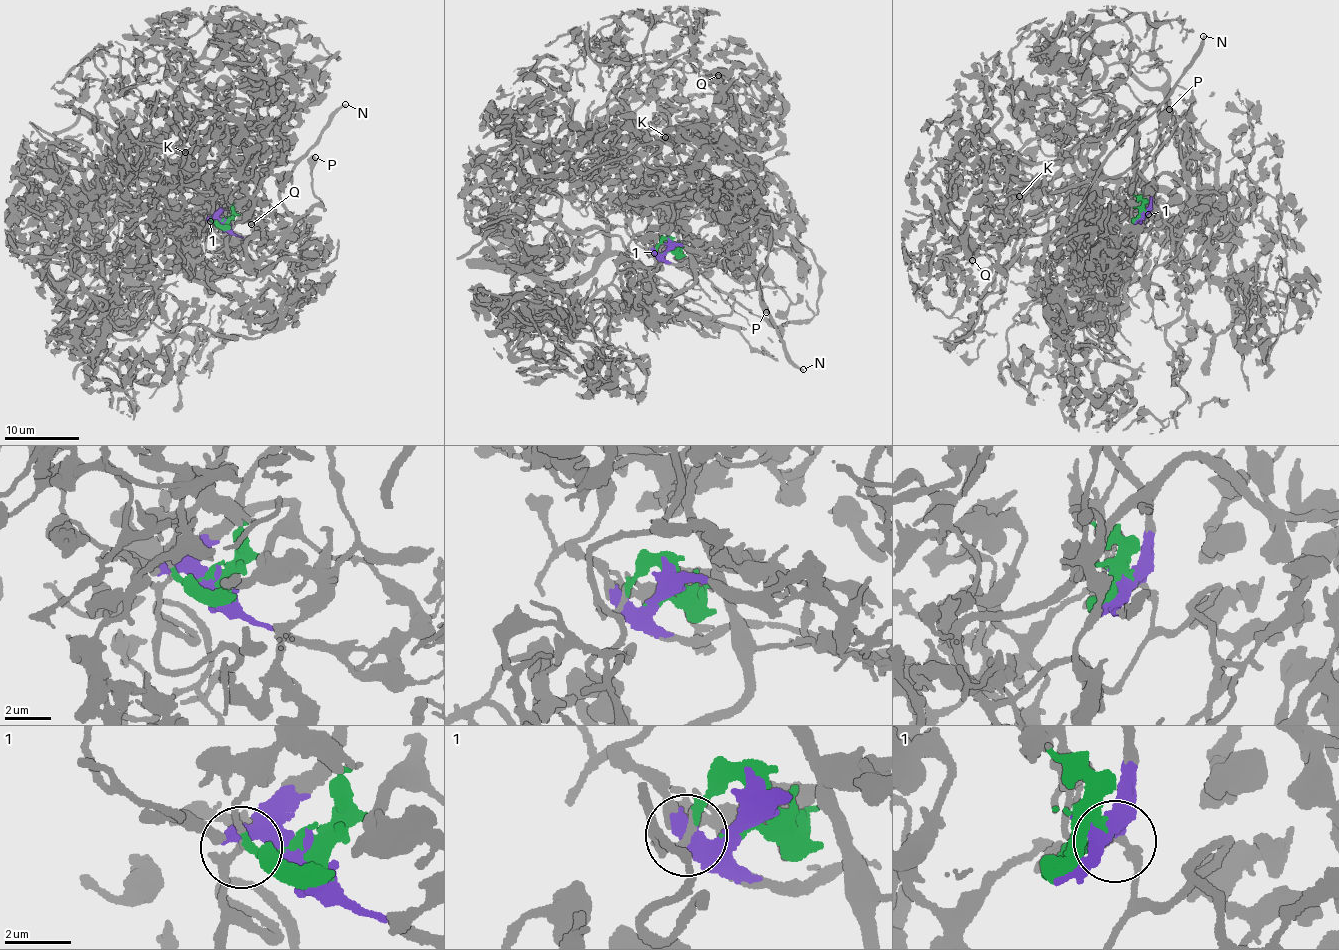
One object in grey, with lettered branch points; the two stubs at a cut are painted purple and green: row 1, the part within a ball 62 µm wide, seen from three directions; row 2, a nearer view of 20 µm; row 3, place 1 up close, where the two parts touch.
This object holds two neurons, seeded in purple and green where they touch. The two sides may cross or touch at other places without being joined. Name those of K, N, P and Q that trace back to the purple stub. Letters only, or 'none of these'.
N, P

